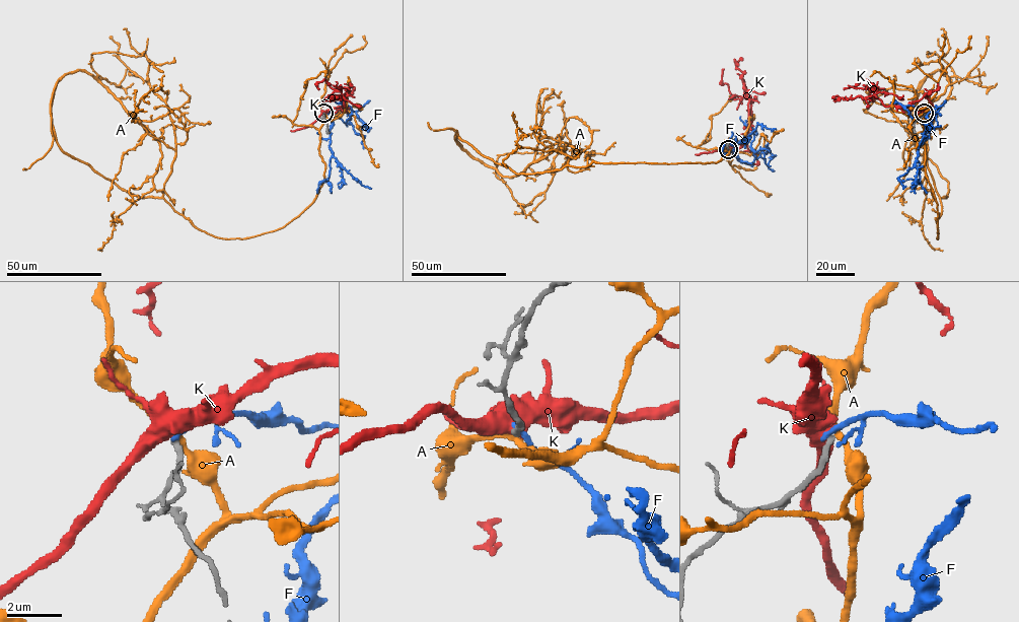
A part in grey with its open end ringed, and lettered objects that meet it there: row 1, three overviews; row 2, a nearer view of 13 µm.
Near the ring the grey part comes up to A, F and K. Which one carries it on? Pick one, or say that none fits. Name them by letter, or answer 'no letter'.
no letter

